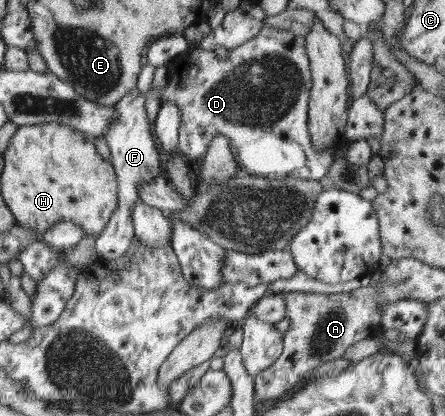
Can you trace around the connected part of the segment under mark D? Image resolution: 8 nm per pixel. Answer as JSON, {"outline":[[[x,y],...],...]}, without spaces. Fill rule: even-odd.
{"outline":[[[263,27],[259,30],[259,34],[254,38],[251,38],[248,42],[243,43],[239,47],[235,47],[229,51],[227,59],[219,59],[215,55],[214,49],[207,44],[202,47],[190,47],[183,54],[175,56],[173,60],[165,65],[169,72],[167,72],[167,84],[163,86],[161,90],[161,101],[167,101],[167,103],[175,103],[179,109],[181,109],[181,127],[178,133],[178,153],[184,155],[188,161],[195,162],[207,155],[207,149],[211,147],[211,143],[218,136],[225,137],[228,140],[231,151],[235,155],[235,161],[239,165],[239,170],[242,173],[249,174],[250,176],[259,176],[262,178],[284,178],[287,176],[293,176],[299,179],[306,180],[322,180],[325,181],[325,177],[330,171],[333,161],[335,161],[335,155],[339,151],[342,151],[344,147],[337,148],[325,148],[325,150],[317,150],[314,148],[314,143],[310,139],[310,133],[308,128],[308,107],[309,107],[309,93],[312,87],[310,61],[306,52],[306,41],[303,36],[295,35],[295,33],[289,30],[279,30],[275,27]]]}

